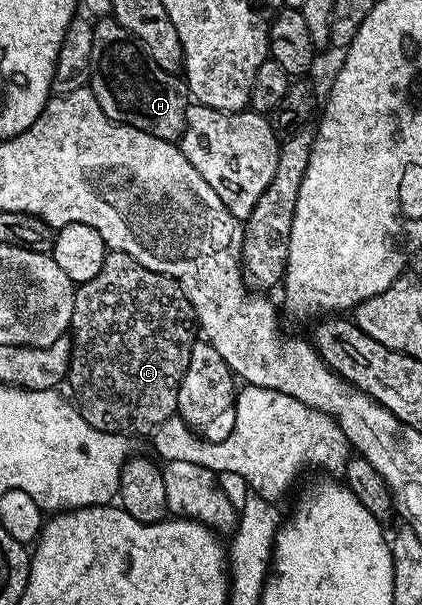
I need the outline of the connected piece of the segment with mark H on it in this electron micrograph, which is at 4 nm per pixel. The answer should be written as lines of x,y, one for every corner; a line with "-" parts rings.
112,16
100,18
93,26
89,85
95,99
99,99
99,107
119,125
130,125
147,131
147,135
172,142
185,131
185,112
191,97
184,80
156,65
137,37

